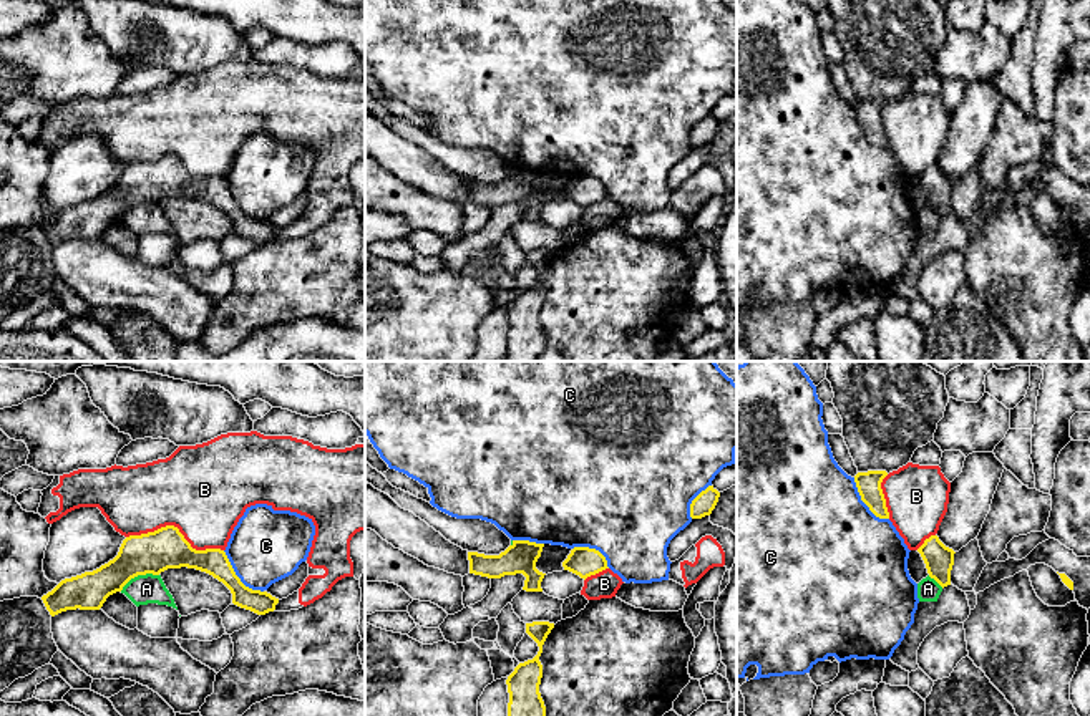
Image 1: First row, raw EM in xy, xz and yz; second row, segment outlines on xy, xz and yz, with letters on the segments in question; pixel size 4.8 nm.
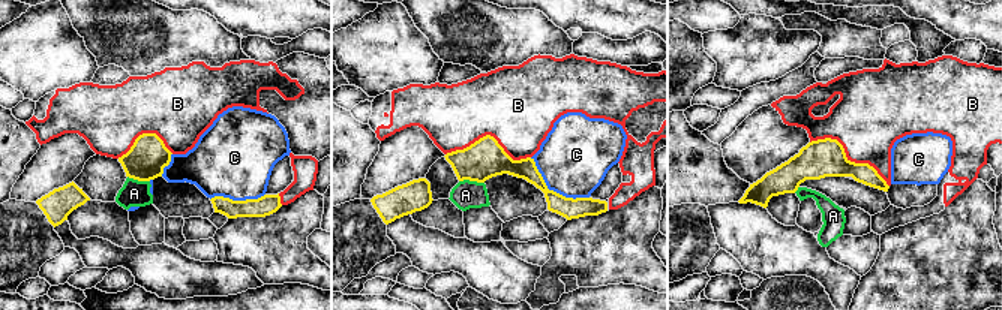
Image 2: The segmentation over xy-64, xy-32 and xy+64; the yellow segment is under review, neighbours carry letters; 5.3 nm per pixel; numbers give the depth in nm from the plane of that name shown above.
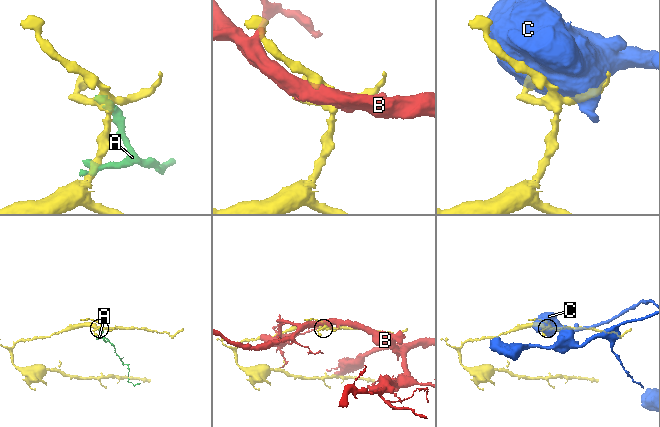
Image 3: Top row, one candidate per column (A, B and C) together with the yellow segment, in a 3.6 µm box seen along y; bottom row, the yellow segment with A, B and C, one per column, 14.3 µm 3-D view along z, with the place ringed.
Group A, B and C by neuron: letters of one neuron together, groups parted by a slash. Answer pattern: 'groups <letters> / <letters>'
groups A / B / C

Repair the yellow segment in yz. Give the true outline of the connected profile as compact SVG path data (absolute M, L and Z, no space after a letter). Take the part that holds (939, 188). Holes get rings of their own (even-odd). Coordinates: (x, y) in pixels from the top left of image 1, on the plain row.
M937 164L926 167L917 181L926 192L929 206L934 207L942 217L951 214L951 199L956 181L946 176Z

